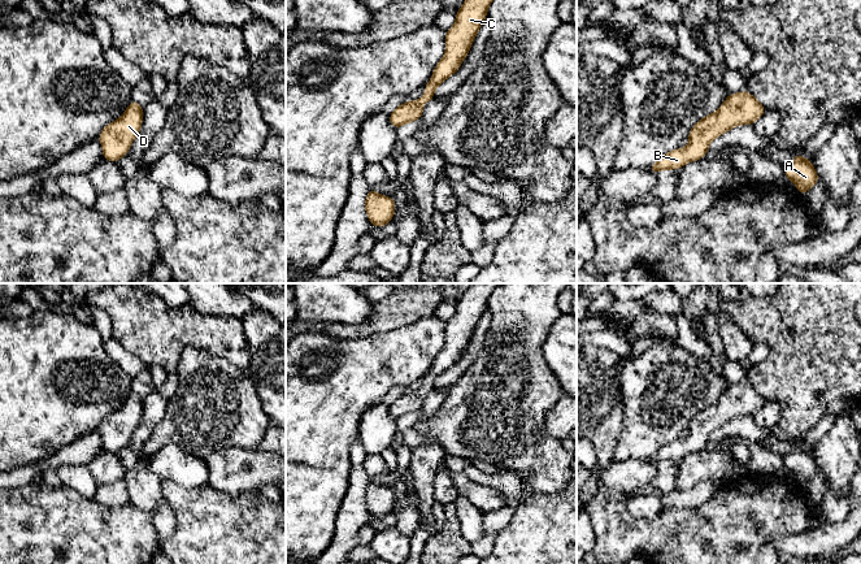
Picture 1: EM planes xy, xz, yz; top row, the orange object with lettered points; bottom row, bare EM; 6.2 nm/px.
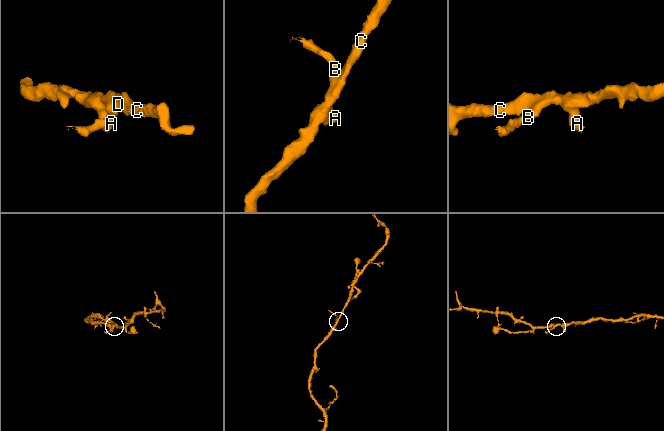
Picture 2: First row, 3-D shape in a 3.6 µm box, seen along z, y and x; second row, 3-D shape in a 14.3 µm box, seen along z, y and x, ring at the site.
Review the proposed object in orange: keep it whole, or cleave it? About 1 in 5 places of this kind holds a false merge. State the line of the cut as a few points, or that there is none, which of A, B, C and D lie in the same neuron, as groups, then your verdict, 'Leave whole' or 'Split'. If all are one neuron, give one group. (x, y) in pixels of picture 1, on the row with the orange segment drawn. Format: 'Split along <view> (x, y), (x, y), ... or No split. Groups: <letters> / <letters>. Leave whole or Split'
No split. Groups: A B C D. Leave whole

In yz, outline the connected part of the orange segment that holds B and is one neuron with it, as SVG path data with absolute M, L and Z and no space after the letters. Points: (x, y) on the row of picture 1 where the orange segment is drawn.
M747 90L729 94L718 110L696 122L687 139L686 148L677 148L662 155L648 170L682 169L690 161L701 160L709 151L712 140L739 125L752 125L764 116L766 107L760 104Z

